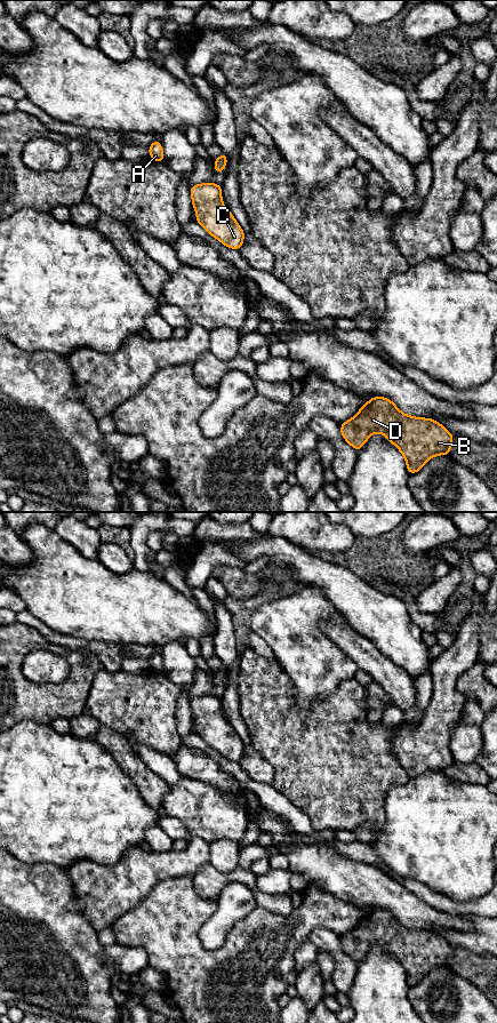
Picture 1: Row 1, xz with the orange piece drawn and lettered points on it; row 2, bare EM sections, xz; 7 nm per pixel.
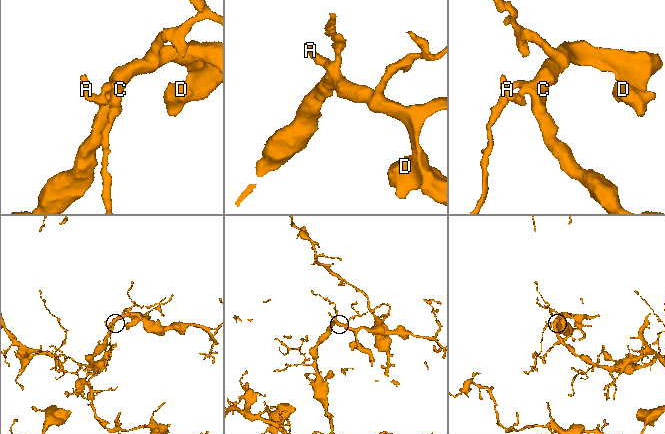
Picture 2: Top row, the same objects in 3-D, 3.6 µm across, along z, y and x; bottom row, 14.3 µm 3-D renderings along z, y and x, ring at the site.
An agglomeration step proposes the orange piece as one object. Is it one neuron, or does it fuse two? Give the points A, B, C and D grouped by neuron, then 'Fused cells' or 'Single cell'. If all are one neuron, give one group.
Groups: A B C D. Single cell

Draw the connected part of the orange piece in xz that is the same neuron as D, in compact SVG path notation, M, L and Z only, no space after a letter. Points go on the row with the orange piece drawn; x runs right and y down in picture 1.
M372 397L351 419L340 424L342 437L359 451L374 433L384 433L403 455L410 474L438 455L450 455L454 435L433 418L403 414L392 400Z

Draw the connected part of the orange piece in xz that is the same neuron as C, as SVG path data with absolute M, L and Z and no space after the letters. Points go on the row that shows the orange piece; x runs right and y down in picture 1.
M203 183L191 186L197 222L224 246L239 250L245 232L222 201L222 185Z

